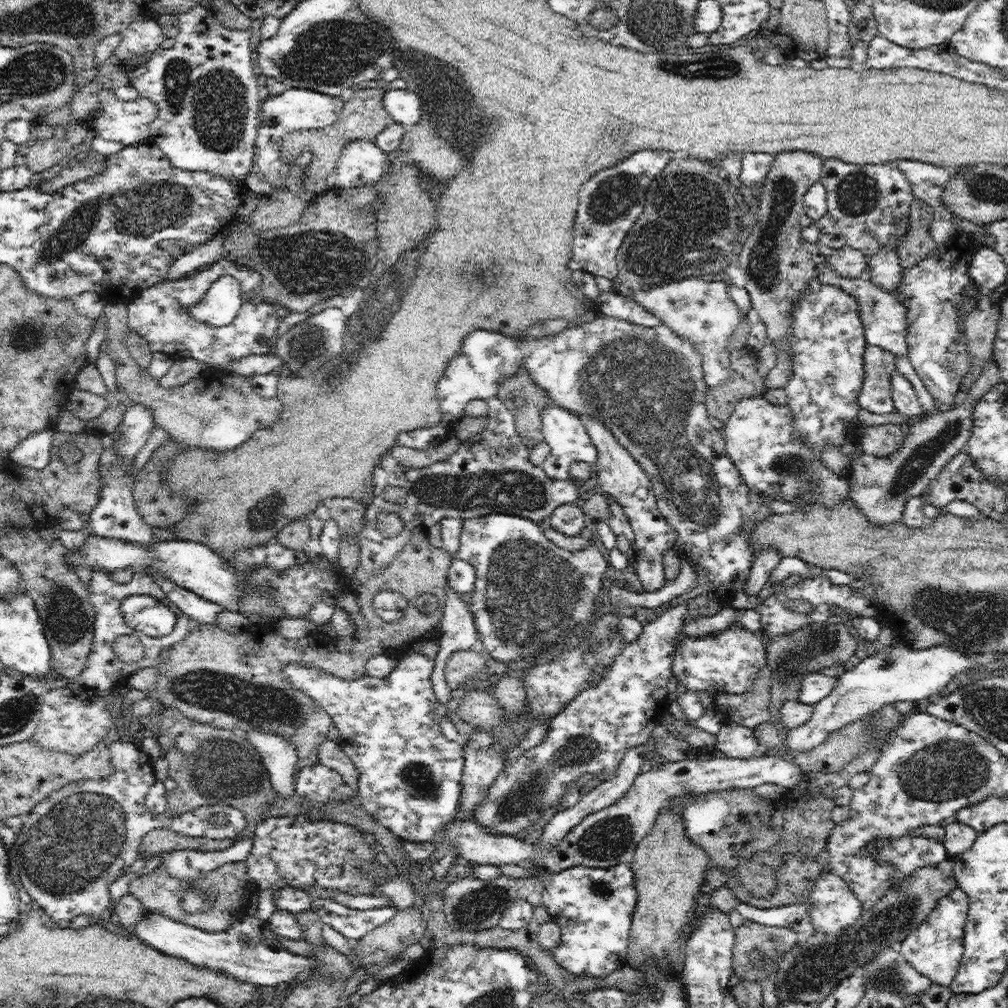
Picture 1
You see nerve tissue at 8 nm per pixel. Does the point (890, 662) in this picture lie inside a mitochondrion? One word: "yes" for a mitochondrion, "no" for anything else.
yes

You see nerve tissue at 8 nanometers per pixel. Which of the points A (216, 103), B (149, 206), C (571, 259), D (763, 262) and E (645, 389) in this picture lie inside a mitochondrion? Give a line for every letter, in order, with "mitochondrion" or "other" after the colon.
A: mitochondrion
B: mitochondrion
C: other
D: mitochondrion
E: mitochondrion

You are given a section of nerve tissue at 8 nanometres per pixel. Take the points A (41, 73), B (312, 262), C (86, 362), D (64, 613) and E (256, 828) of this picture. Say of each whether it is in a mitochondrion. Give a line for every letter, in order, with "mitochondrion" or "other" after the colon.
A: mitochondrion
B: mitochondrion
C: other
D: mitochondrion
E: other

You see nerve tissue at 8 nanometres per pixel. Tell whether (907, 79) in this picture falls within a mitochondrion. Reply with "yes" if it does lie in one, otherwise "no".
no

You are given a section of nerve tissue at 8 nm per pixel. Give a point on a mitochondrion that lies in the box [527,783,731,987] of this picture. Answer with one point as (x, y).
(611, 838)

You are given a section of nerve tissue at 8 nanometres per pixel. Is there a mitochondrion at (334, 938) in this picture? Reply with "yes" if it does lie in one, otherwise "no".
no

